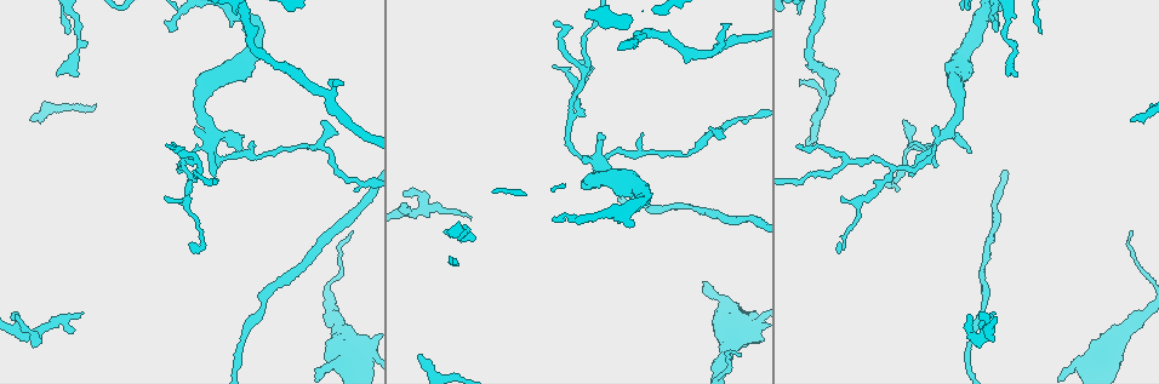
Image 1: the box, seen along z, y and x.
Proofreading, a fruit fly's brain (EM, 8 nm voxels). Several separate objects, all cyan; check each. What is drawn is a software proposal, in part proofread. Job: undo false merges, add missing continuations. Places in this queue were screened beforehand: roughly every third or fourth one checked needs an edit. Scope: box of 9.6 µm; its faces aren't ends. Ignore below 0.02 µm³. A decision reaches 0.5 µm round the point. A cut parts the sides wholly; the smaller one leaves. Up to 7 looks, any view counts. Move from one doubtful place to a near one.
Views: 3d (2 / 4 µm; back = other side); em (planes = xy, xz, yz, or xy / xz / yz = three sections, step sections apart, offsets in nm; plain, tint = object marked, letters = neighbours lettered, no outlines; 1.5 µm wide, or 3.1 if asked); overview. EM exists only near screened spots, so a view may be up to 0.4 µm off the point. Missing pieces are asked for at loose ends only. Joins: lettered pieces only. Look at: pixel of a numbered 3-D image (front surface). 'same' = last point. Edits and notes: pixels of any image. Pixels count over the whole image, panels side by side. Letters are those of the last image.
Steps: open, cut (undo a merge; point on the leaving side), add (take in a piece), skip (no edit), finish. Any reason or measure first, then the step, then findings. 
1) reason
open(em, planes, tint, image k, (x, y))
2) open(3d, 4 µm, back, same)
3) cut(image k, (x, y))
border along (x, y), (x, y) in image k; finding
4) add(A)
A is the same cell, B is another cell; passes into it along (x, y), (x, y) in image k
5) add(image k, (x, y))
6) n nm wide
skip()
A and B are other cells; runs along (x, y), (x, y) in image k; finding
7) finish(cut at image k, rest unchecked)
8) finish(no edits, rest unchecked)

tapers out
open(em, planes, plain, image 1, (710, 126))

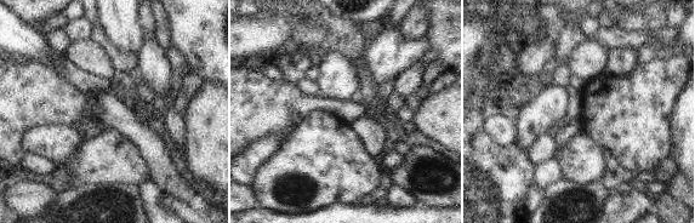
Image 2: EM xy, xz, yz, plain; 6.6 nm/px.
what lies round it
open(em, planes, letters, same)

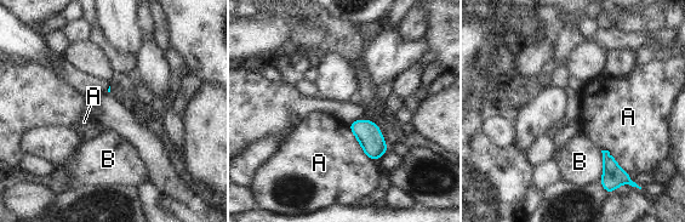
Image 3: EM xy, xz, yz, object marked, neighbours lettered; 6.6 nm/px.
skip()
A and B are other cells; border along (347, 126), (363, 152), (376, 161) in image 3; none of them fits

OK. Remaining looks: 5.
looks like a crossing
open(3d, 2 µm, image 1, (596, 156))

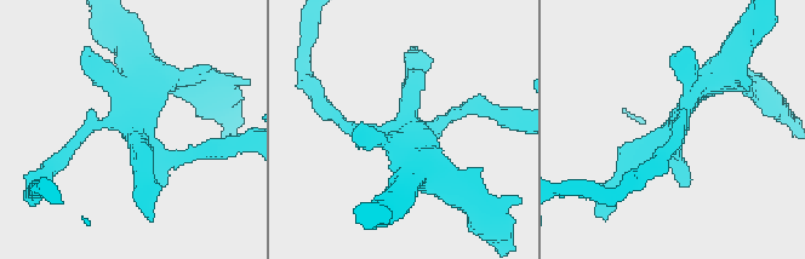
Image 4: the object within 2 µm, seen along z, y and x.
now the EM
open(em, planes, letters, image 4, (687, 107))

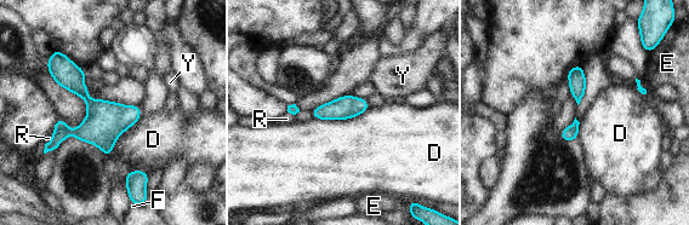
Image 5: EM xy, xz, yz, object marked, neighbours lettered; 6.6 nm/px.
160 nm wide
skip()
D, E, F, R and Y are other cells; border along (370, 108), (347, 119), (313, 117) in image 5; continuous, no second neuron

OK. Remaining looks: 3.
tapers out
open(em, xz, step 4, tint, image 1, (741, 355))

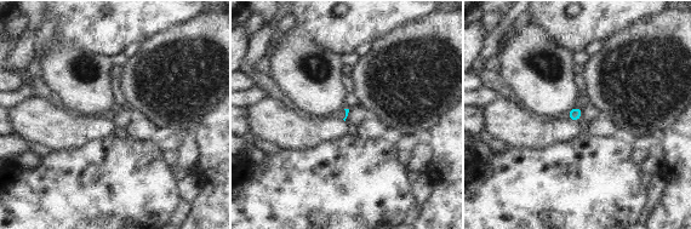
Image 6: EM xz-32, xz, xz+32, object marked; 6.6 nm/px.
open(em, planes, letters, same)

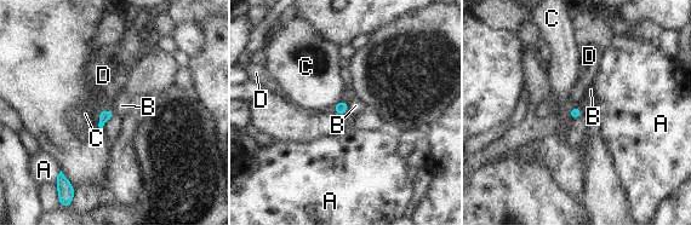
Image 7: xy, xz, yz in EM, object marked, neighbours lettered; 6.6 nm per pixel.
C touches over 100 nm
add(D)
D is the same cell, A, B and C are other cells; passes into it along (106, 115), (106, 110), (103, 75) in image 7; it goes on there

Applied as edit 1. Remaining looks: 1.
finish(add at image 7, rest unchecked)

